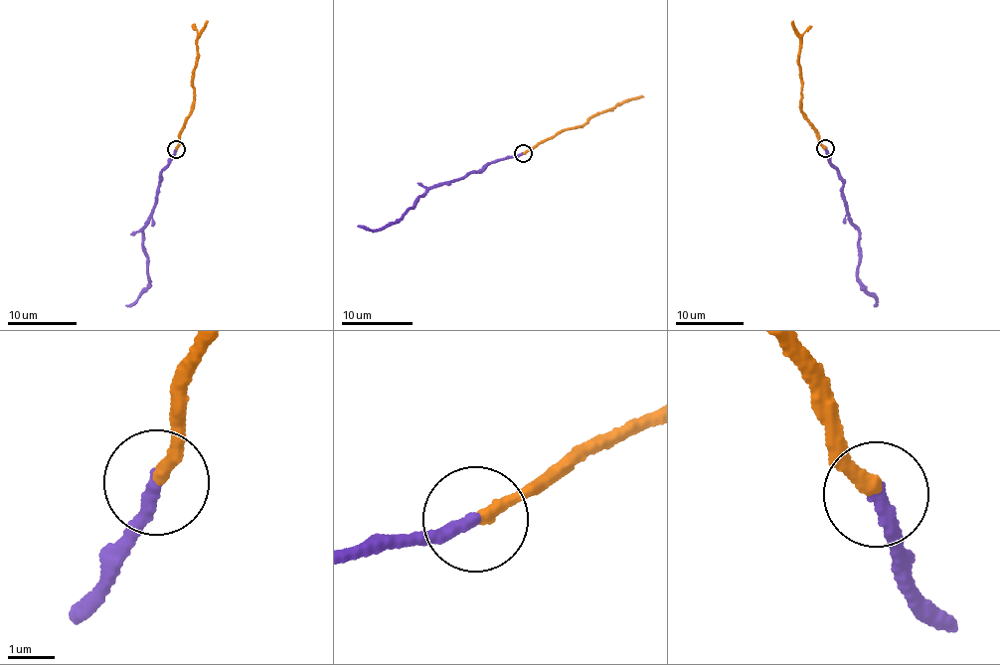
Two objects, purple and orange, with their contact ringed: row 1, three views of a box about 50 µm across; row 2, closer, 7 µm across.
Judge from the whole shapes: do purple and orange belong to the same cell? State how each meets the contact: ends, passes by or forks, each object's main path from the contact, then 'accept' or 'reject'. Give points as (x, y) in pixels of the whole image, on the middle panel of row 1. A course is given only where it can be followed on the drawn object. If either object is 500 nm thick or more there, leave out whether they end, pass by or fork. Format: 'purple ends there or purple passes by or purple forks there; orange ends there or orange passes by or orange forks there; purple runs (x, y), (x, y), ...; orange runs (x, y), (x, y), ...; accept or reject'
purple ends there; orange ends there; purple runs (522, 153), (427, 191), (415, 200), (415, 206), (376, 231), (358, 225); orange runs (523, 153), (540, 141), (581, 126), (599, 112), (644, 96); accept

